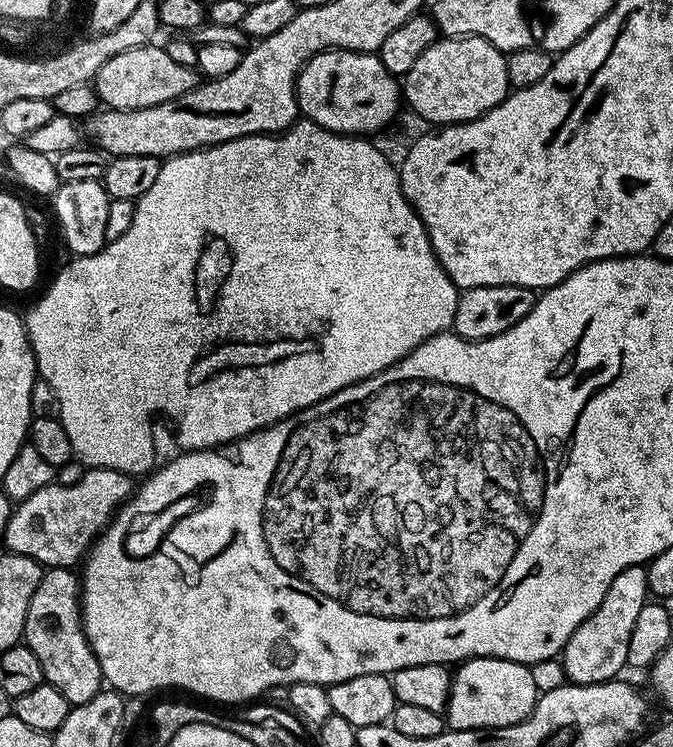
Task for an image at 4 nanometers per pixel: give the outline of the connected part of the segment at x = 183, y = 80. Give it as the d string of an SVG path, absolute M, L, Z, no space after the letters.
M145 46L126 50L126 54L114 54L102 70L98 70L94 81L94 91L101 105L108 108L145 108L158 106L162 102L176 100L185 96L195 88L198 76L186 66L178 66L174 58L170 58L167 47Z

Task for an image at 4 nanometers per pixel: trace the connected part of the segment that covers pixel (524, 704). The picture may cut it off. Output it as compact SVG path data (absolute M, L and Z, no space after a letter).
M475 656L455 669L446 709L446 724L449 729L458 730L514 726L532 713L537 699L529 665L499 660L493 656Z

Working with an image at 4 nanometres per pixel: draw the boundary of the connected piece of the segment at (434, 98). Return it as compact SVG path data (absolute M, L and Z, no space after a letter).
M462 36L459 38L440 38L430 45L410 66L410 70L402 77L402 96L408 104L424 120L429 120L429 125L443 126L446 124L464 124L468 120L486 114L494 106L498 106L507 98L510 91L508 75L506 74L506 56L489 40L477 36Z

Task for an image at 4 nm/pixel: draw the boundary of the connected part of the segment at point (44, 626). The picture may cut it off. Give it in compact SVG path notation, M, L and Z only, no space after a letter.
M50 568L45 571L44 577L38 582L38 590L34 590L34 598L30 598L30 610L26 610L22 640L30 650L34 650L34 655L42 666L44 683L54 686L54 690L58 690L58 694L66 698L69 706L90 702L90 698L94 698L94 694L98 694L105 687L106 681L100 663L84 633L82 584L73 569Z

